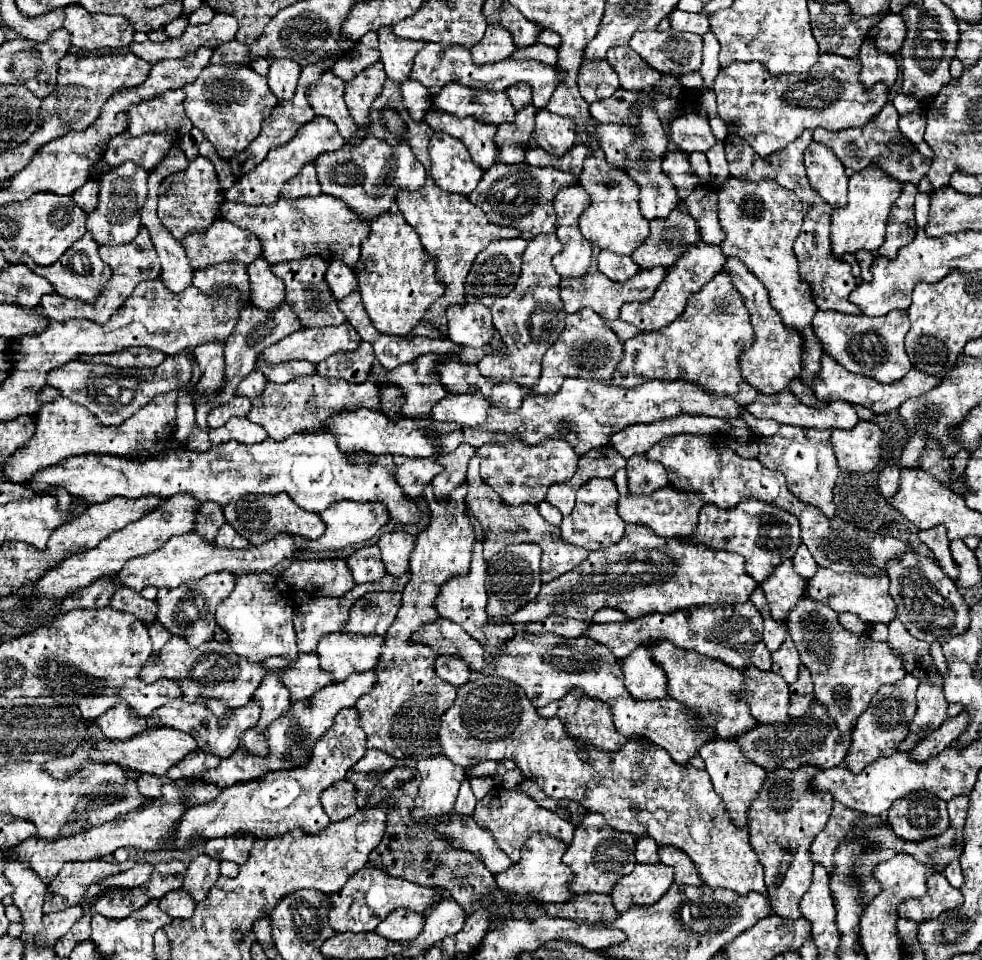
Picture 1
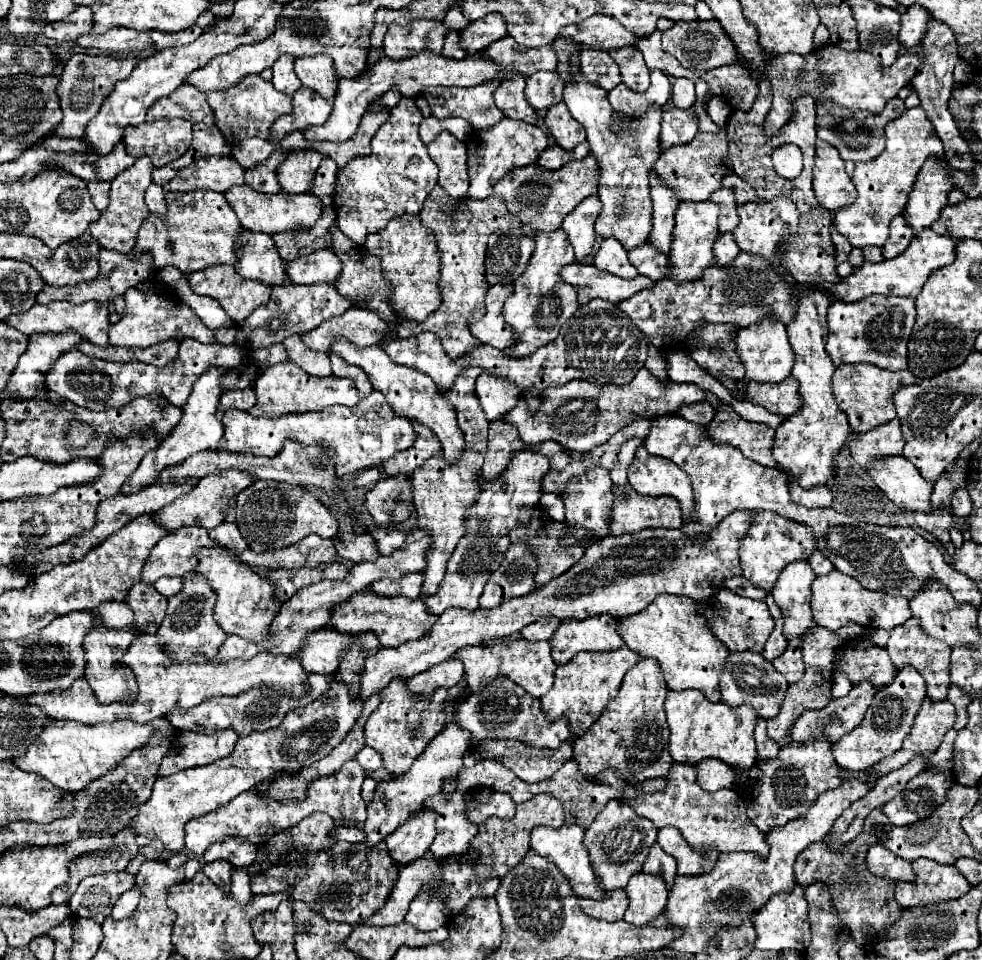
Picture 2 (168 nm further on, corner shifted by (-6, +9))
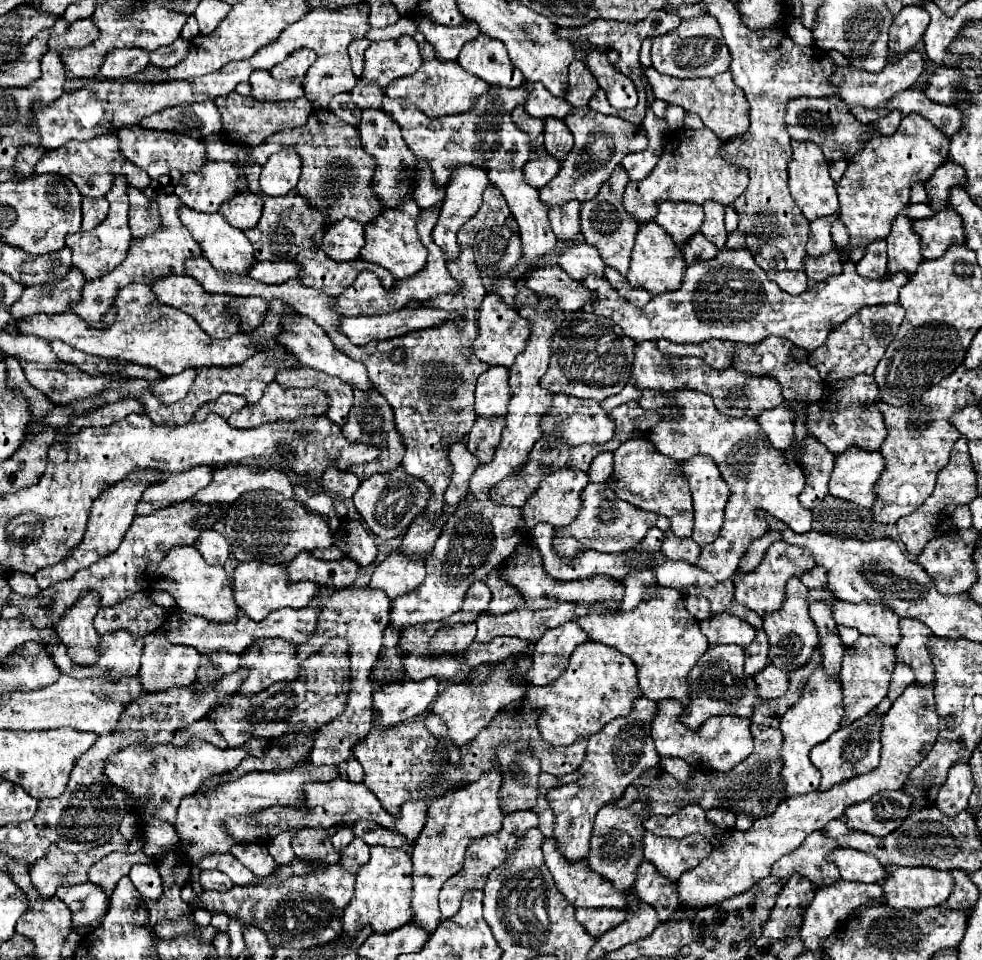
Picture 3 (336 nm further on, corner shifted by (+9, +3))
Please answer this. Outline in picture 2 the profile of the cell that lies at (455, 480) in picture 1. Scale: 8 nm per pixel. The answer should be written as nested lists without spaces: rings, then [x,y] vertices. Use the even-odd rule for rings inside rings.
[[[336,341],[336,345],[332,347],[332,353],[340,355],[342,359],[346,359],[352,365],[358,365],[366,371],[366,375],[370,377],[370,383],[376,391],[384,393],[388,405],[394,409],[396,415],[410,419],[418,425],[426,425],[428,429],[432,429],[436,433],[436,437],[440,439],[444,453],[442,457],[446,459],[448,465],[456,463],[460,459],[460,455],[464,453],[464,433],[458,427],[456,421],[456,411],[450,405],[450,401],[438,391],[438,387],[434,385],[434,381],[430,377],[424,377],[424,373],[416,373],[416,369],[408,369],[404,365],[396,365],[394,361],[390,361],[390,357],[380,351],[378,347],[368,347],[368,349],[360,349],[356,345],[352,345],[350,341]]]

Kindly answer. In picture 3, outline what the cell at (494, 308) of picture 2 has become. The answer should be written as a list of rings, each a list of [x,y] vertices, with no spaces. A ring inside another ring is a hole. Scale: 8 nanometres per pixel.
[[[485,295],[479,311],[477,311],[477,321],[479,321],[479,337],[475,339],[475,355],[487,363],[487,365],[503,365],[511,367],[515,357],[525,351],[527,339],[531,335],[531,321],[523,319],[513,307],[505,307],[497,295]]]

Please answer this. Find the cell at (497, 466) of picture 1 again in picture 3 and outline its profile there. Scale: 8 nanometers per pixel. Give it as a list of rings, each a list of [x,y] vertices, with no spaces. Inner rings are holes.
[[[479,417],[467,435],[467,449],[483,463],[489,463],[495,455],[501,431],[505,427],[503,417]]]

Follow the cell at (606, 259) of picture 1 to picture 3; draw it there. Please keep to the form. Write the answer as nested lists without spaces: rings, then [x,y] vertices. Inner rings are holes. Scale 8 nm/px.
[[[579,243],[563,249],[563,253],[557,259],[557,265],[565,269],[567,275],[575,281],[585,279],[585,275],[603,277],[605,271],[605,265],[601,263],[595,247],[589,247],[587,243]]]

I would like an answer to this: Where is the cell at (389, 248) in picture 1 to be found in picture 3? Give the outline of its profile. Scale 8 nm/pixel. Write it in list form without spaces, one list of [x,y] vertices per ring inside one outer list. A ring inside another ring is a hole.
[[[409,199],[405,203],[399,203],[395,209],[385,209],[377,219],[373,219],[373,223],[365,225],[365,247],[361,249],[361,259],[389,269],[395,281],[407,279],[409,275],[421,271],[427,261],[427,249],[423,247],[415,229],[415,219],[419,211],[421,209],[417,207],[417,203]]]

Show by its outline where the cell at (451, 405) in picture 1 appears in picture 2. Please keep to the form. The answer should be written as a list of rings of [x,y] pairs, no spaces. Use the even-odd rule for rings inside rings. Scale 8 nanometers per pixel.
[[[482,373],[476,379],[476,397],[488,421],[502,417],[508,409],[512,409],[512,401],[516,401],[516,393],[522,393],[520,389],[516,389],[516,385],[508,385],[508,381],[500,381],[490,373]]]

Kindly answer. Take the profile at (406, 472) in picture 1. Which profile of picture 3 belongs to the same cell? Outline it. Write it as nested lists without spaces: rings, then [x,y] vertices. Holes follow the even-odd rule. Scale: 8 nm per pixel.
[[[353,387],[353,395],[355,395],[353,407],[349,411],[347,423],[341,427],[341,433],[345,435],[345,439],[349,439],[349,443],[377,445],[381,449],[379,457],[373,459],[371,463],[363,463],[363,465],[357,465],[357,467],[347,467],[347,473],[353,473],[363,481],[365,477],[371,477],[373,473],[389,473],[389,471],[393,471],[403,459],[405,445],[401,443],[401,437],[397,435],[395,421],[393,421],[393,409],[389,407],[387,399],[377,389],[371,387],[367,391],[361,391],[361,389]]]

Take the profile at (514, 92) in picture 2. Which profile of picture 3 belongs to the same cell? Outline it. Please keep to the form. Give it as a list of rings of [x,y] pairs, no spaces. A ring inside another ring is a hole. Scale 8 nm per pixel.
[[[515,107],[515,111],[513,111],[513,121],[515,121],[531,139],[537,139],[537,137],[543,133],[543,129],[545,129],[543,119],[533,119],[533,117],[525,111],[525,107]]]

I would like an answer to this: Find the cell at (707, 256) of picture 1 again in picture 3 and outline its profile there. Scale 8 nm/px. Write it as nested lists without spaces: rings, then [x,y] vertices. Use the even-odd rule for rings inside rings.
[[[659,201],[655,223],[661,225],[683,249],[685,239],[697,233],[703,223],[703,207],[687,201]]]

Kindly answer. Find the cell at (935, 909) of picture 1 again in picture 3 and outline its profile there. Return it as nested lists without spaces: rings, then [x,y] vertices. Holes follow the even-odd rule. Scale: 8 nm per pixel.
[[[889,865],[885,877],[885,903],[895,909],[921,911],[947,901],[953,889],[953,875],[929,867]]]

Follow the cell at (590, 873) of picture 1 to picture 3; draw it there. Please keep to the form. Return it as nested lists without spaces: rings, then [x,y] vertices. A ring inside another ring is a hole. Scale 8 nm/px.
[[[637,803],[637,805],[625,807],[625,809],[607,805],[607,807],[599,809],[599,813],[595,817],[595,827],[593,827],[593,837],[591,837],[591,853],[589,853],[587,863],[595,873],[609,879],[613,883],[613,887],[617,887],[619,891],[627,891],[633,885],[637,867],[643,861],[639,843],[645,833],[643,821],[647,821],[647,815],[649,815],[649,809],[645,805]]]

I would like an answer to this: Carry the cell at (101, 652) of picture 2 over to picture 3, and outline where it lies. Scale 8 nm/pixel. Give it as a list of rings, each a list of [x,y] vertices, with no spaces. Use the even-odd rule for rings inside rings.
[[[85,591],[55,625],[57,633],[69,647],[69,655],[77,663],[93,663],[97,659],[95,645],[99,635],[93,627],[93,617],[97,615],[99,607],[101,595],[97,595],[95,591]]]

